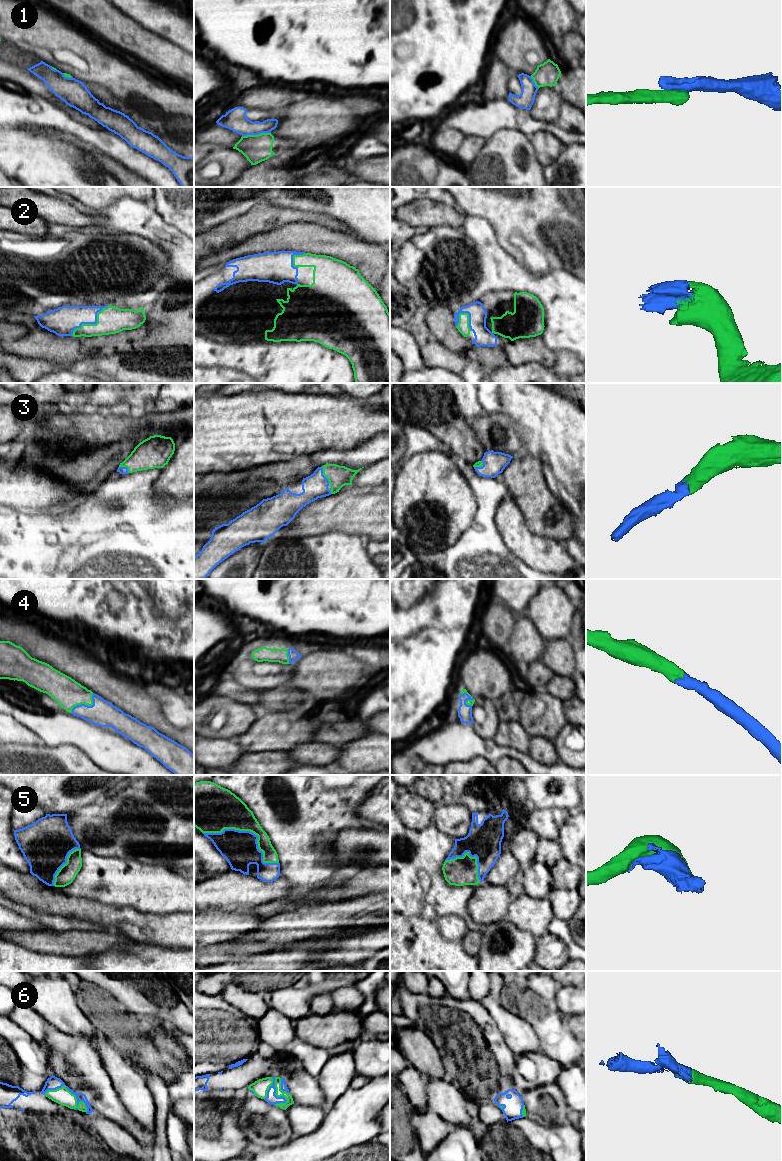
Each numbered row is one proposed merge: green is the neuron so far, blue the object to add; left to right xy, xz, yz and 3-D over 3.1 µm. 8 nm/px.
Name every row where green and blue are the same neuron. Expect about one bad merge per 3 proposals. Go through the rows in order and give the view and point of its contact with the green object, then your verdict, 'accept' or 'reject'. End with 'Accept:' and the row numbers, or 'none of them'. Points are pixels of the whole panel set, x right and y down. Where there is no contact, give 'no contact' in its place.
1: meets green in xz at (256, 135); reject
2: meets green in xy at (92, 324); accept
3: meets green in xz at (323, 474); accept
4: meets green in xy at (86, 704); accept
5: meets green in xz at (250, 831); accept
6: meets green in xy at (68, 1090); reject
Accept: 2, 3, 4, 5

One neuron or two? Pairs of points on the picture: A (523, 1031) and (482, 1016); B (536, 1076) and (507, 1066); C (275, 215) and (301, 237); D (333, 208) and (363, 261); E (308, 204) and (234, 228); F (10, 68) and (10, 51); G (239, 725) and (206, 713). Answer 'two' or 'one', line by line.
A: two
B: two
C: two
D: two
E: two
F: two
G: one

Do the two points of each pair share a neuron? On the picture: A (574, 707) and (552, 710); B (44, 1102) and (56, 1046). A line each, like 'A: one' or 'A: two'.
A: two
B: two

